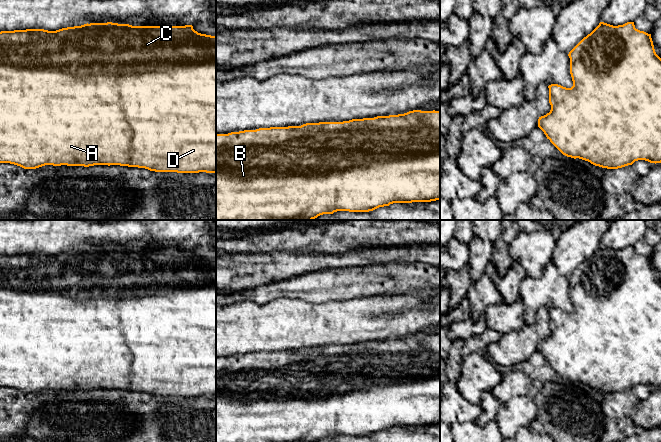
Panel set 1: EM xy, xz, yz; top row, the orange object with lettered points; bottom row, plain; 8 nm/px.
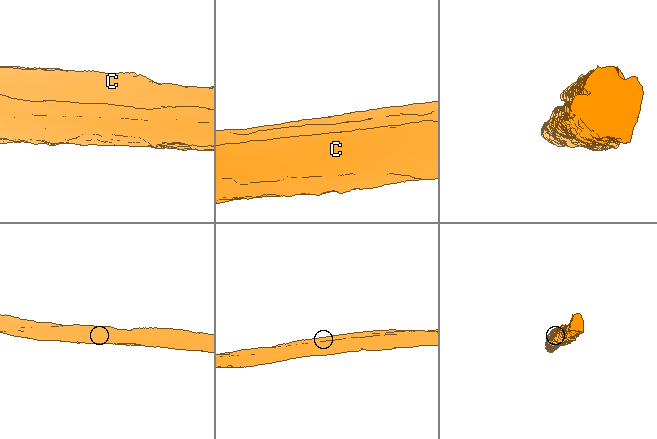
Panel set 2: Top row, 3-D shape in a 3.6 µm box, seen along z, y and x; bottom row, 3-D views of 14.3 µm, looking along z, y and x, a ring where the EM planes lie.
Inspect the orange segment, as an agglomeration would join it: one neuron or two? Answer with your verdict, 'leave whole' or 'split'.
leave whole

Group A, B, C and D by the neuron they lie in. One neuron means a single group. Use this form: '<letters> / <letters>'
A B C D

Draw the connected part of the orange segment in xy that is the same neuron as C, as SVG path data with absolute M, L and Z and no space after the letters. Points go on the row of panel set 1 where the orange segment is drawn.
M90 23L62 28L56 31L26 29L0 32L0 163L10 163L24 169L53 166L120 165L145 168L155 172L216 173L216 36L198 33L192 25L185 26L132 26L118 23Z

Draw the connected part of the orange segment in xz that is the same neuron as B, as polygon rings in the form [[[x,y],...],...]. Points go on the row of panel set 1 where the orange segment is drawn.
[[[413,110],[404,114],[343,122],[306,123],[216,134],[216,220],[313,220],[337,211],[369,212],[393,203],[436,200],[440,200],[440,111]]]

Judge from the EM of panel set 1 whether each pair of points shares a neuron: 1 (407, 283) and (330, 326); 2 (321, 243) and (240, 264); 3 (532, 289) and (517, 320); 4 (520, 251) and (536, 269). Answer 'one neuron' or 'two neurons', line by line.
1: two neurons
2: two neurons
3: two neurons
4: one neuron

